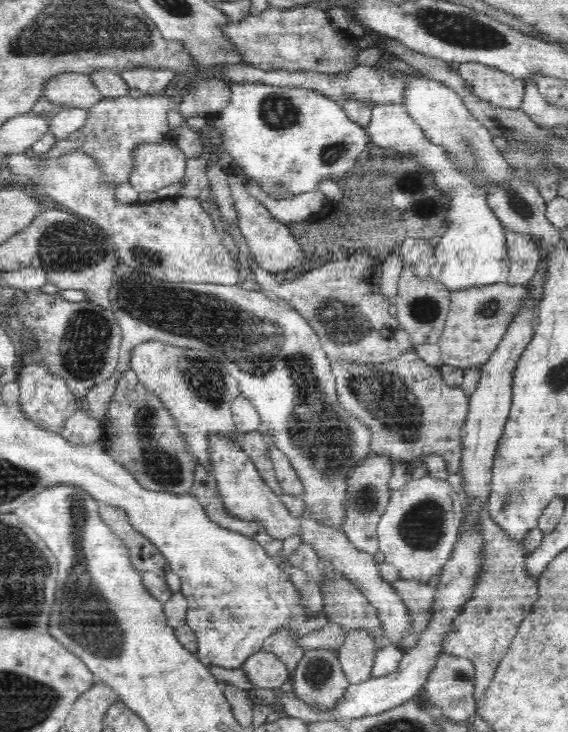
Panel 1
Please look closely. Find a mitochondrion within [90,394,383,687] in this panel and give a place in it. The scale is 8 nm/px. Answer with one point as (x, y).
(162, 467)

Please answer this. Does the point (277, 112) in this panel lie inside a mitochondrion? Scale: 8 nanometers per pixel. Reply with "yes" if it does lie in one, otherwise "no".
yes

